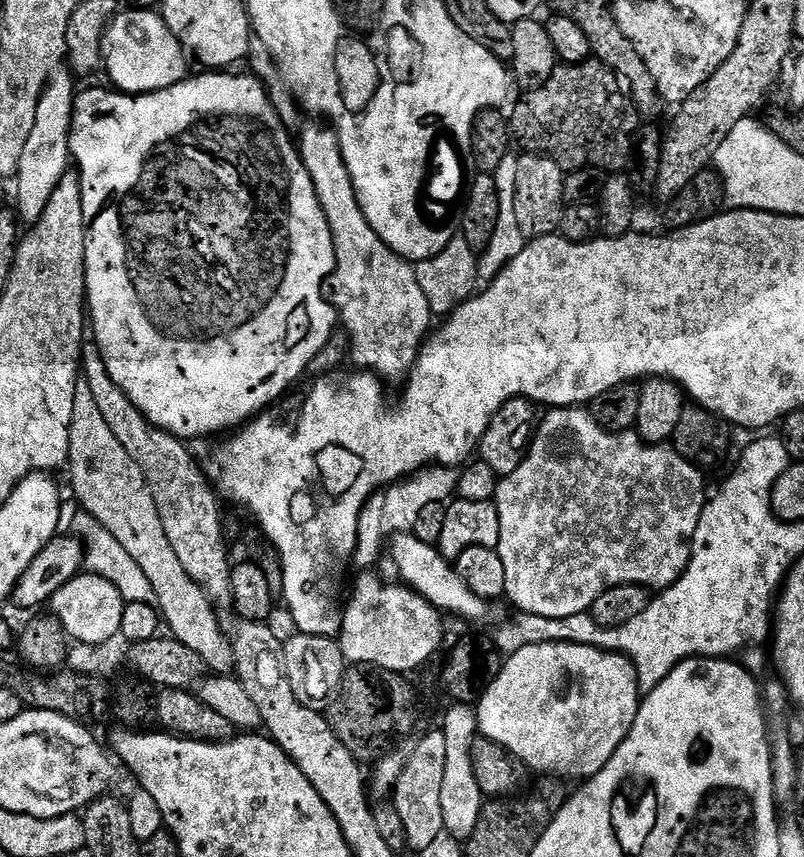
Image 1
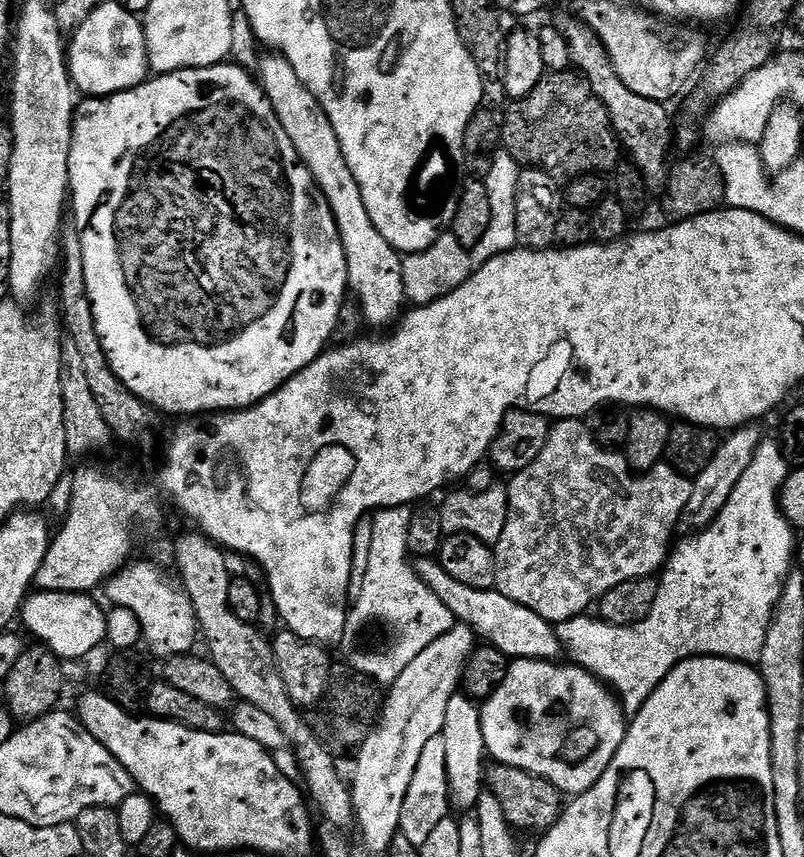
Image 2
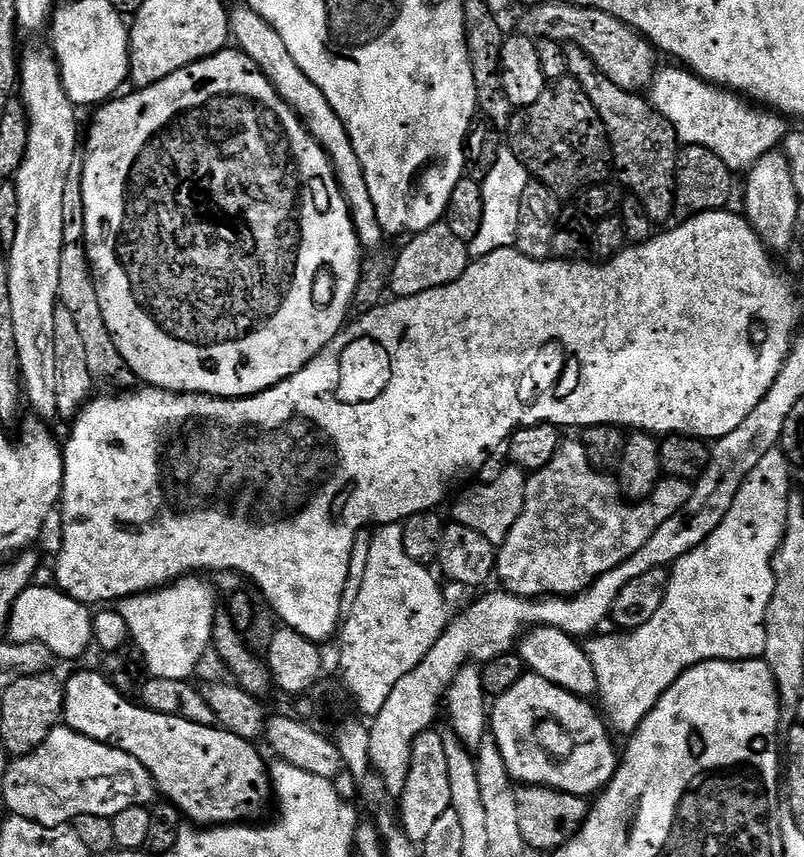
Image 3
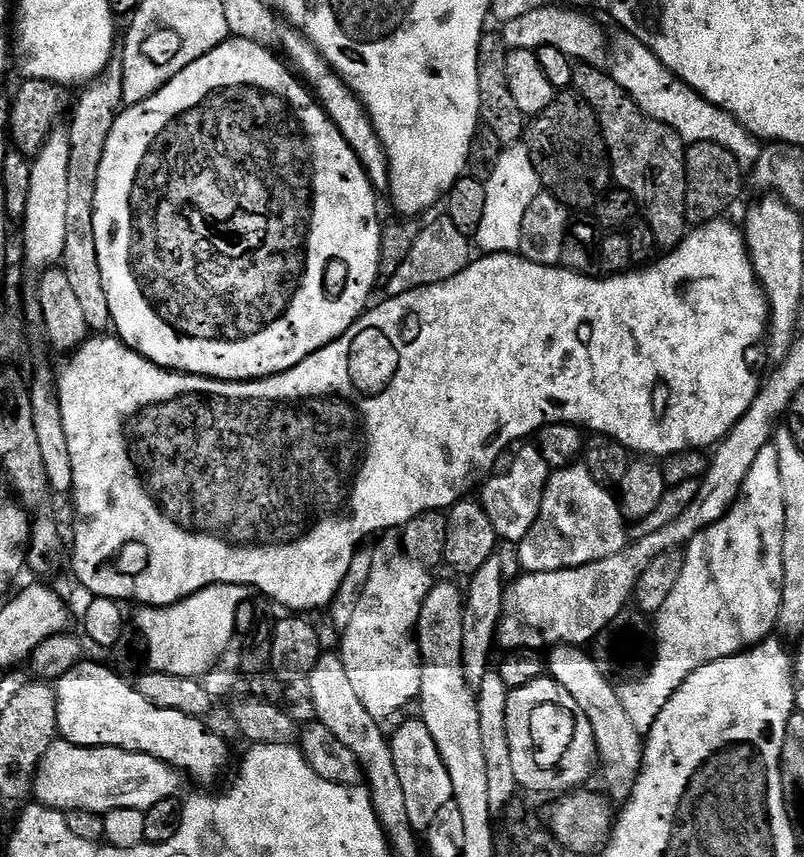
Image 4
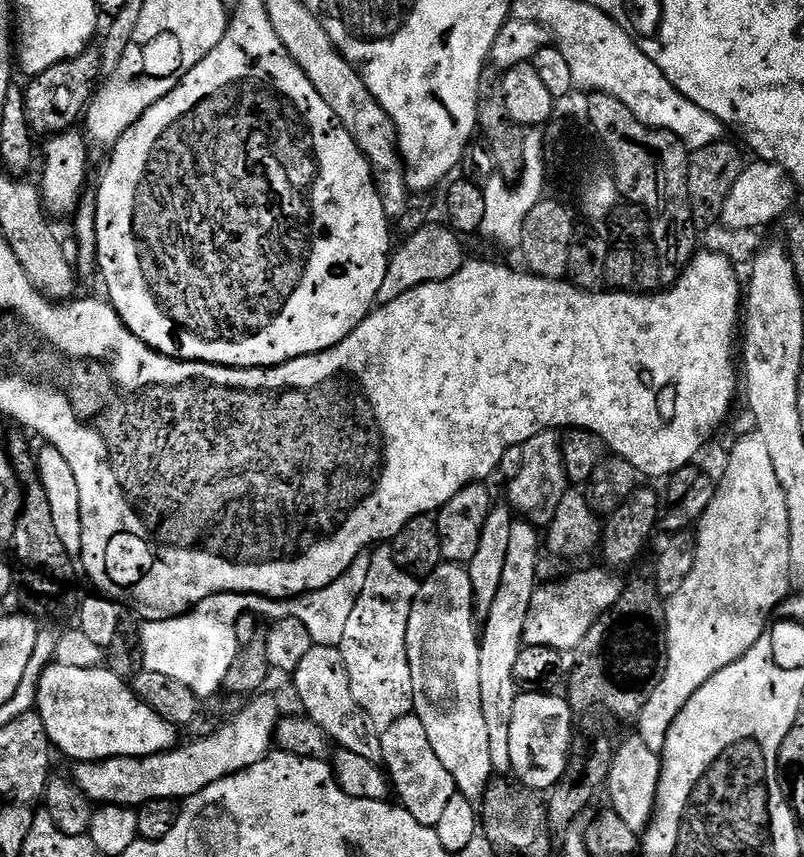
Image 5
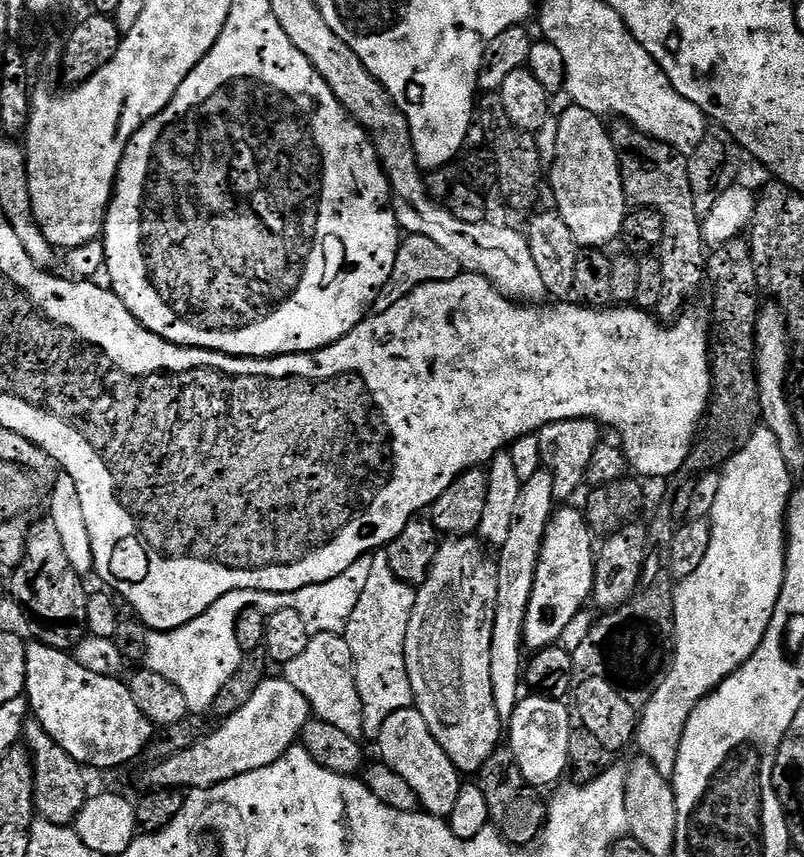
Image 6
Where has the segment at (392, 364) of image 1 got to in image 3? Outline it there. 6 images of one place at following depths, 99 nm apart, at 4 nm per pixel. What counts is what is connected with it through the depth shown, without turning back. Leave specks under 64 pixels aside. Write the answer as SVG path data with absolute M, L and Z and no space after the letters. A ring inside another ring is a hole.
M233 7L228 18L228 27L234 44L236 40L235 47L247 54L260 67L260 71L266 74L266 78L270 78L280 97L295 110L296 115L303 120L308 133L324 147L326 154L332 160L336 181L340 184L344 197L348 199L348 209L352 212L352 221L360 239L361 249L379 249L376 247L386 240L386 233L378 222L378 210L374 210L374 201L370 199L370 186L366 184L362 162L358 162L358 154L354 154L354 142L350 142L350 134L346 134L346 126L342 118L338 118L334 106L326 102L326 94L322 94L322 90L318 90L318 86L314 86L314 82L310 82L310 78L302 74L298 62L294 62L290 50L286 50L286 42L282 42L278 30L274 30L274 26L270 26L270 22L266 22L266 18L259 16L253 8Z

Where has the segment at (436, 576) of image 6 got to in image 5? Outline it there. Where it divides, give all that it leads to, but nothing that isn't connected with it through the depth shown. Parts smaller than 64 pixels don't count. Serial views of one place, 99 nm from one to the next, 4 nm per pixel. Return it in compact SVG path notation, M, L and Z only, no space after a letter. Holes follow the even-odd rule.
M441 562L430 575L423 577L420 593L410 610L410 622L406 626L408 665L414 682L412 711L426 729L435 756L442 761L442 766L446 766L450 778L454 778L457 793L473 802L483 801L484 791L494 779L490 762L490 737L486 717L482 714L482 685L478 662L480 633L474 586L471 585L467 567Z

